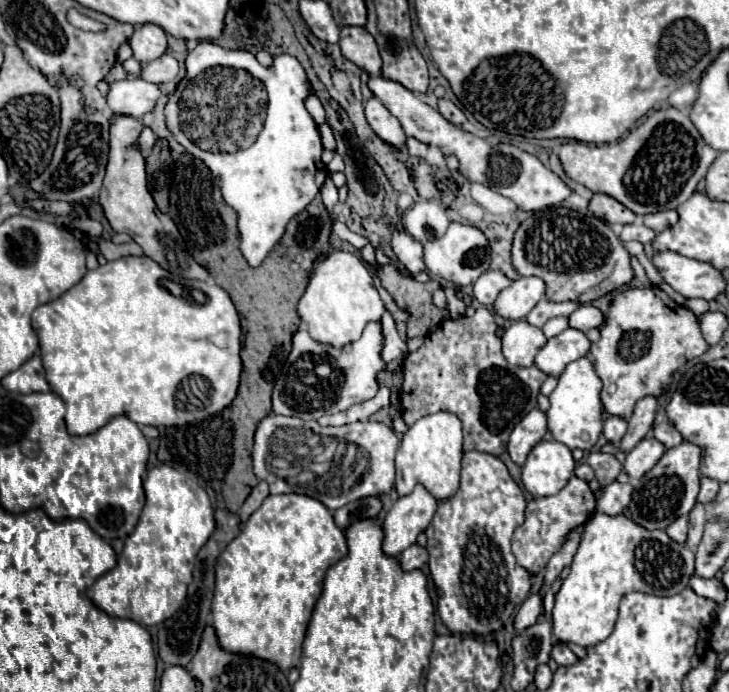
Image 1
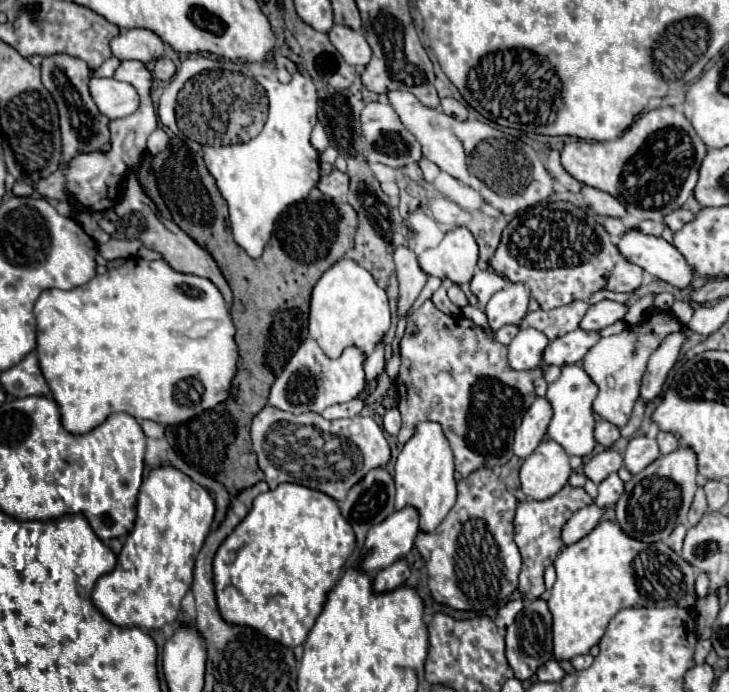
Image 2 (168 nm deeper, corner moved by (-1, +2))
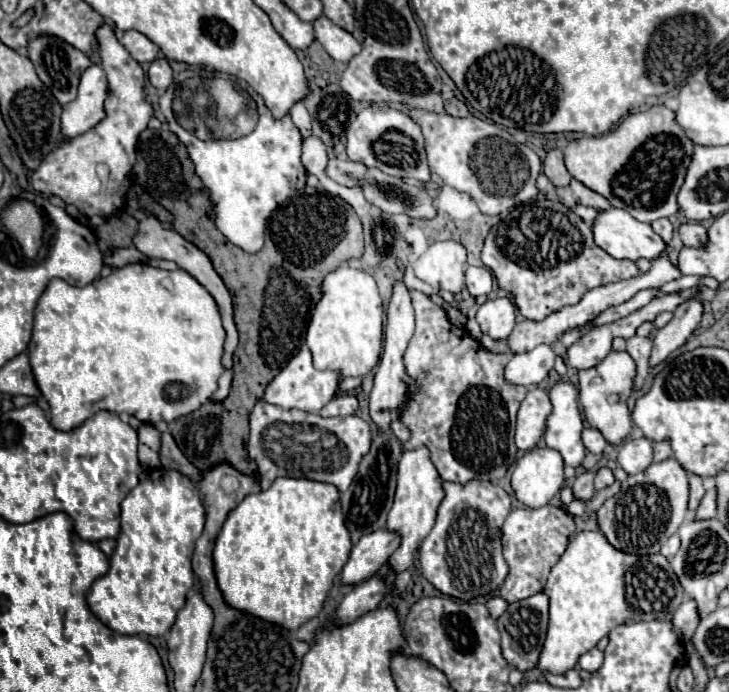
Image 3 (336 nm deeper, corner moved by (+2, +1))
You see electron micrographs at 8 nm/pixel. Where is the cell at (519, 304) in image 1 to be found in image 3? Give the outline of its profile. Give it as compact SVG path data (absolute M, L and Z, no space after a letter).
M509 298L487 300L477 310L477 322L485 336L493 340L505 340L515 326L515 306Z

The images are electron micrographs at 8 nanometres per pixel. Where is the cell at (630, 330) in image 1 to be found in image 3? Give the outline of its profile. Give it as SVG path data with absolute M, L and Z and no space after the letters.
M611 352L599 366L579 372L579 404L583 408L585 420L613 446L619 446L629 436L633 426L631 412L625 402L633 390L633 378L635 362L627 352Z

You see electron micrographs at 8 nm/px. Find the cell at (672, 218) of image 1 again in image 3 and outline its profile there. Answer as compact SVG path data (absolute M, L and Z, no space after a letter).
M687 222L679 228L681 240L685 246L693 246L693 248L701 248L707 244L707 230L697 224L697 222Z

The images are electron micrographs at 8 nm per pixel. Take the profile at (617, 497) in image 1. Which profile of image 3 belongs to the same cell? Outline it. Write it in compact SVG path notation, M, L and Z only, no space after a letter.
M603 466L603 468L595 470L595 490L601 490L613 482L615 482L615 478L613 478L613 472L609 468Z

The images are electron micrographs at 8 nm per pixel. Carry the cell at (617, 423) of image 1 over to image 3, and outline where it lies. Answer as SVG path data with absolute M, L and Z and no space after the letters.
M585 428L585 430L581 432L581 440L583 440L585 450L589 450L591 454L601 454L603 448L607 446L605 438L601 436L601 432L599 432L599 430L593 430L593 428Z

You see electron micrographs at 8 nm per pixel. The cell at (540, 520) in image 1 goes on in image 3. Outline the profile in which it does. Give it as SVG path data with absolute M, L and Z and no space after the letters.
M559 506L513 510L501 528L503 556L509 566L509 574L501 586L501 598L507 602L517 602L541 592L545 588L551 566L555 566L563 556L569 536L573 532L575 532L573 518Z

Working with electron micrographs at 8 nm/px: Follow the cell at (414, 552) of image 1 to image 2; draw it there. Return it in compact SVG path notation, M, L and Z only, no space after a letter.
M398 559L396 563L392 563L390 567L382 569L376 573L374 577L374 591L376 593L384 593L384 591L392 591L398 585L406 583L406 579L410 577L410 563L406 559Z

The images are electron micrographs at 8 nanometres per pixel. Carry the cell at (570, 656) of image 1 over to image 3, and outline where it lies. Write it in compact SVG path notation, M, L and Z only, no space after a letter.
M593 648L593 650L589 650L587 654L583 654L583 656L579 658L579 666L581 666L583 670L589 670L589 672L599 670L601 664L603 664L603 652L601 652L599 648Z

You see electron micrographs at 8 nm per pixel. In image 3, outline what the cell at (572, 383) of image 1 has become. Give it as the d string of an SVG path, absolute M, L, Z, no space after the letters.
M561 380L549 390L553 412L547 420L545 444L563 456L567 466L577 468L585 458L585 446L581 442L581 414L577 404L577 386Z

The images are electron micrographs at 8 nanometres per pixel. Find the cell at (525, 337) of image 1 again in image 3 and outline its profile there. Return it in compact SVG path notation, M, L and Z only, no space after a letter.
M537 346L531 352L511 356L505 366L505 382L519 386L539 386L551 372L555 352L551 346Z

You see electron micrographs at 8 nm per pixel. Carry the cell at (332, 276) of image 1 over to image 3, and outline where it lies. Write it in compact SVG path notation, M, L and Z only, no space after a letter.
M341 266L327 274L323 298L315 306L304 340L317 370L335 370L341 376L365 378L383 350L383 302L375 280L355 268Z

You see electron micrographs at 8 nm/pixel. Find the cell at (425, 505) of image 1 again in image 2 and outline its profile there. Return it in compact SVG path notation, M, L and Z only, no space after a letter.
M410 505L400 511L394 511L380 525L374 525L366 537L364 553L370 549L370 555L362 559L362 569L372 575L392 565L396 559L406 557L414 545L418 527L418 509Z

